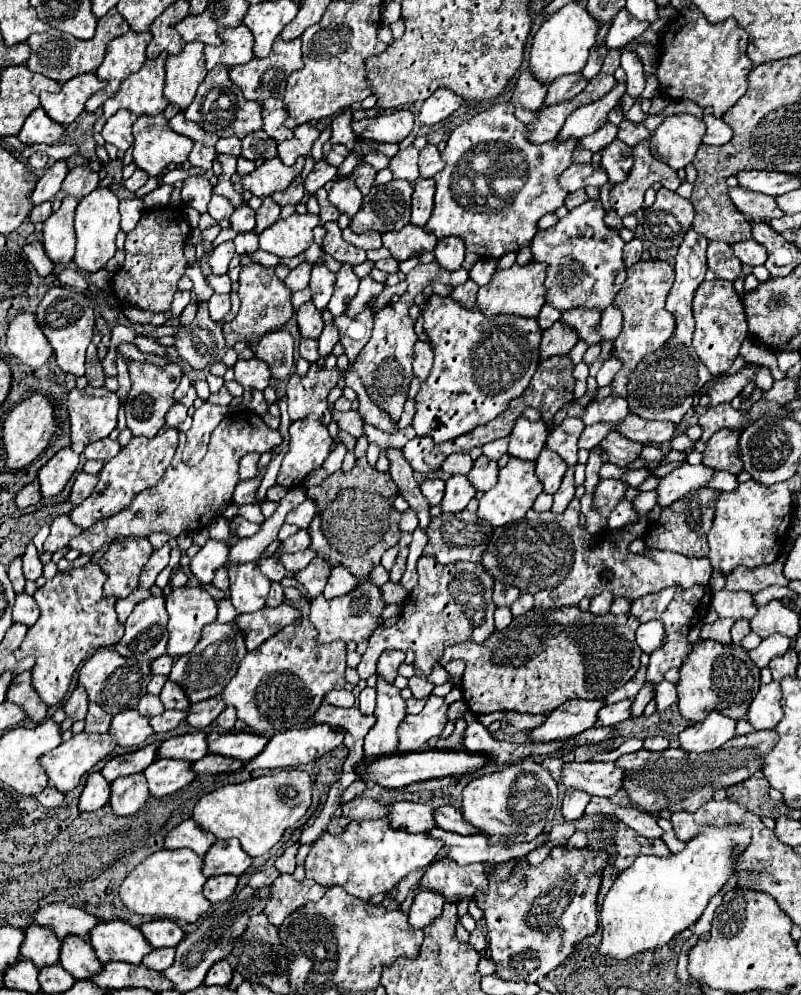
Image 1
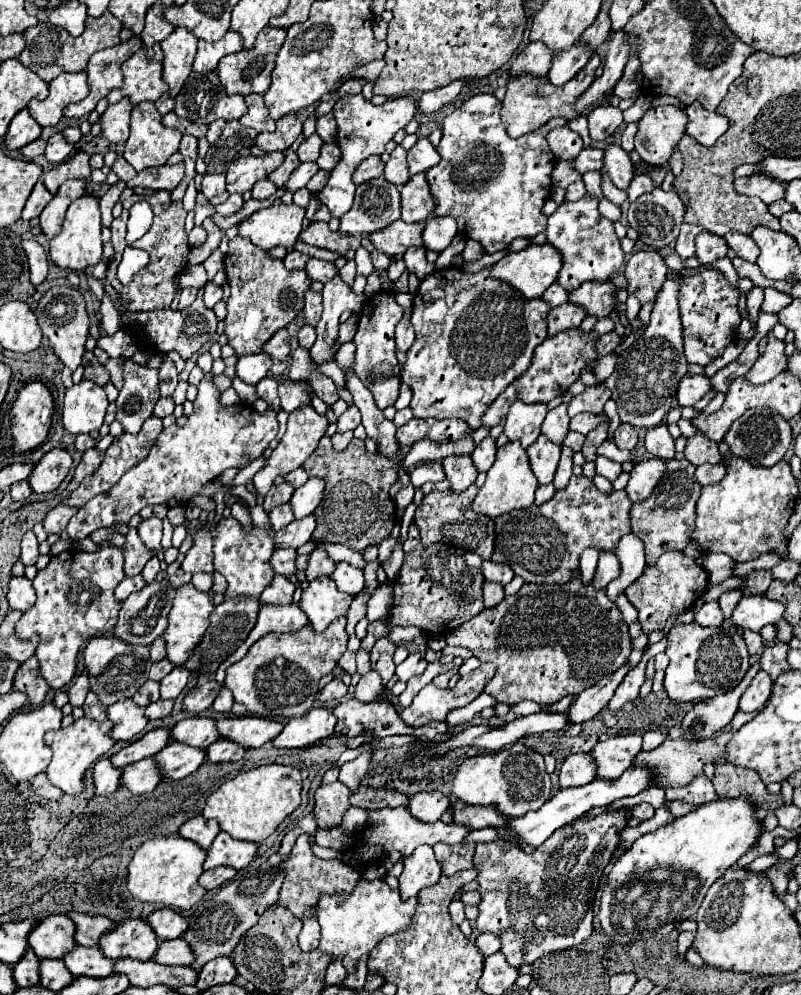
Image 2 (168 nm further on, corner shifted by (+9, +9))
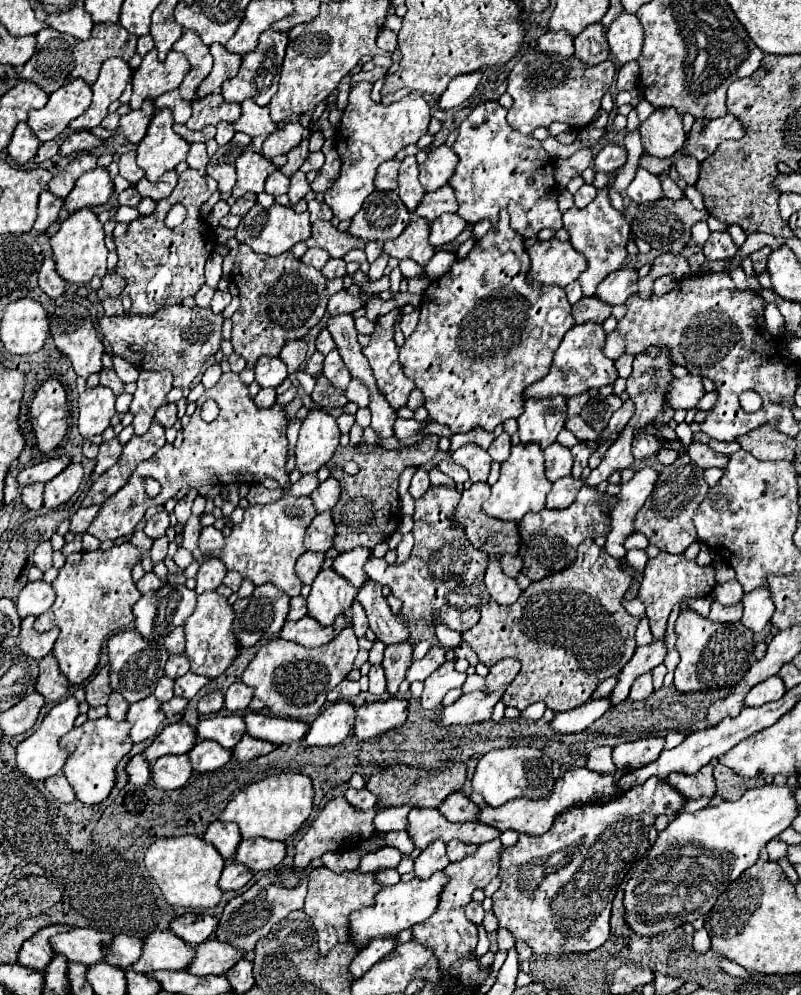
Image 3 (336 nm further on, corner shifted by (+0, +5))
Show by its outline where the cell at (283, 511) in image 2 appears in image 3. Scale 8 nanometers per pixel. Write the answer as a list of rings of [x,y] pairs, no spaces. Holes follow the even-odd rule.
[[[282,496],[280,500],[272,504],[262,506],[248,506],[244,510],[244,520],[240,524],[232,526],[230,536],[224,536],[214,526],[206,526],[200,534],[198,548],[202,552],[214,552],[220,550],[218,558],[224,560],[228,570],[236,570],[242,574],[242,578],[250,578],[256,586],[272,582],[278,588],[282,588],[288,596],[298,596],[302,590],[302,582],[296,576],[294,564],[296,560],[306,552],[304,548],[304,534],[310,522],[316,516],[316,508],[310,502],[308,496]],[[286,506],[302,506],[304,516],[302,518],[290,518],[284,514]]]

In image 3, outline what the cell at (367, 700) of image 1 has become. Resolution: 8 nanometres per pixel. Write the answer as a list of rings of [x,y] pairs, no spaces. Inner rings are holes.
[[[372,666],[368,676],[370,676],[370,694],[374,694],[374,696],[382,696],[382,694],[386,694],[384,668],[382,668],[382,666]]]

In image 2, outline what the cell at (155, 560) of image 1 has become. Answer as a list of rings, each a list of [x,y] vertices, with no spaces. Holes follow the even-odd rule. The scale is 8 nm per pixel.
[[[149,518],[143,520],[137,528],[139,538],[143,544],[151,550],[151,554],[157,554],[161,550],[161,520],[159,518]]]

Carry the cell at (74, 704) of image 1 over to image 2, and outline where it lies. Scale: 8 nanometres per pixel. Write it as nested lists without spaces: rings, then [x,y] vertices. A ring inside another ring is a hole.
[[[81,672],[79,678],[71,684],[71,688],[67,690],[69,694],[69,704],[75,708],[75,706],[83,706],[85,702],[85,696],[89,692],[89,680],[87,680],[87,672]]]

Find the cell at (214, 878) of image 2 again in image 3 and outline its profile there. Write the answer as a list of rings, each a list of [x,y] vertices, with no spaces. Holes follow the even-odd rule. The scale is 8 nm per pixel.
[[[228,862],[222,876],[220,876],[220,882],[218,886],[226,892],[226,890],[240,890],[244,888],[250,880],[252,880],[254,872],[250,868],[246,868],[244,864],[238,864],[238,862]]]

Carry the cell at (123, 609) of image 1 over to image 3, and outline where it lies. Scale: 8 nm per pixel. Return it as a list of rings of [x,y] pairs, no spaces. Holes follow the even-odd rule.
[[[150,572],[150,574],[144,574],[144,576],[136,582],[136,586],[138,586],[138,590],[140,590],[142,594],[146,594],[146,592],[152,592],[152,590],[160,590],[160,588],[162,588],[162,580],[160,580],[154,572]]]

